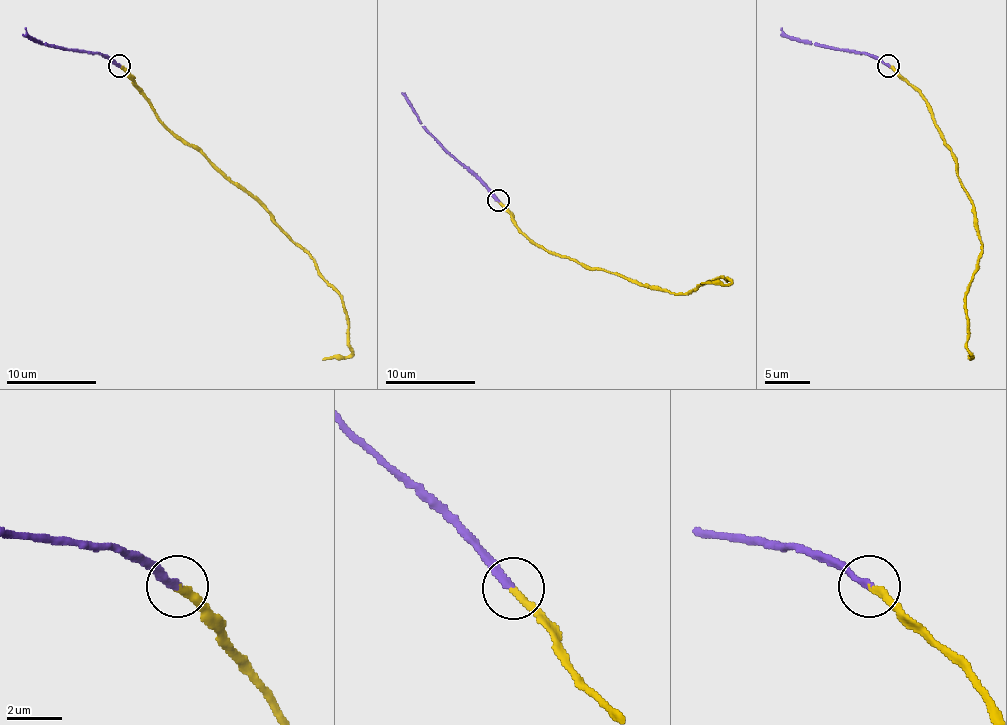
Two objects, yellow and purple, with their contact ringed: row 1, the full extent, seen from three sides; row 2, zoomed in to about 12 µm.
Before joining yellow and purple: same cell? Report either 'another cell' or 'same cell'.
same cell

